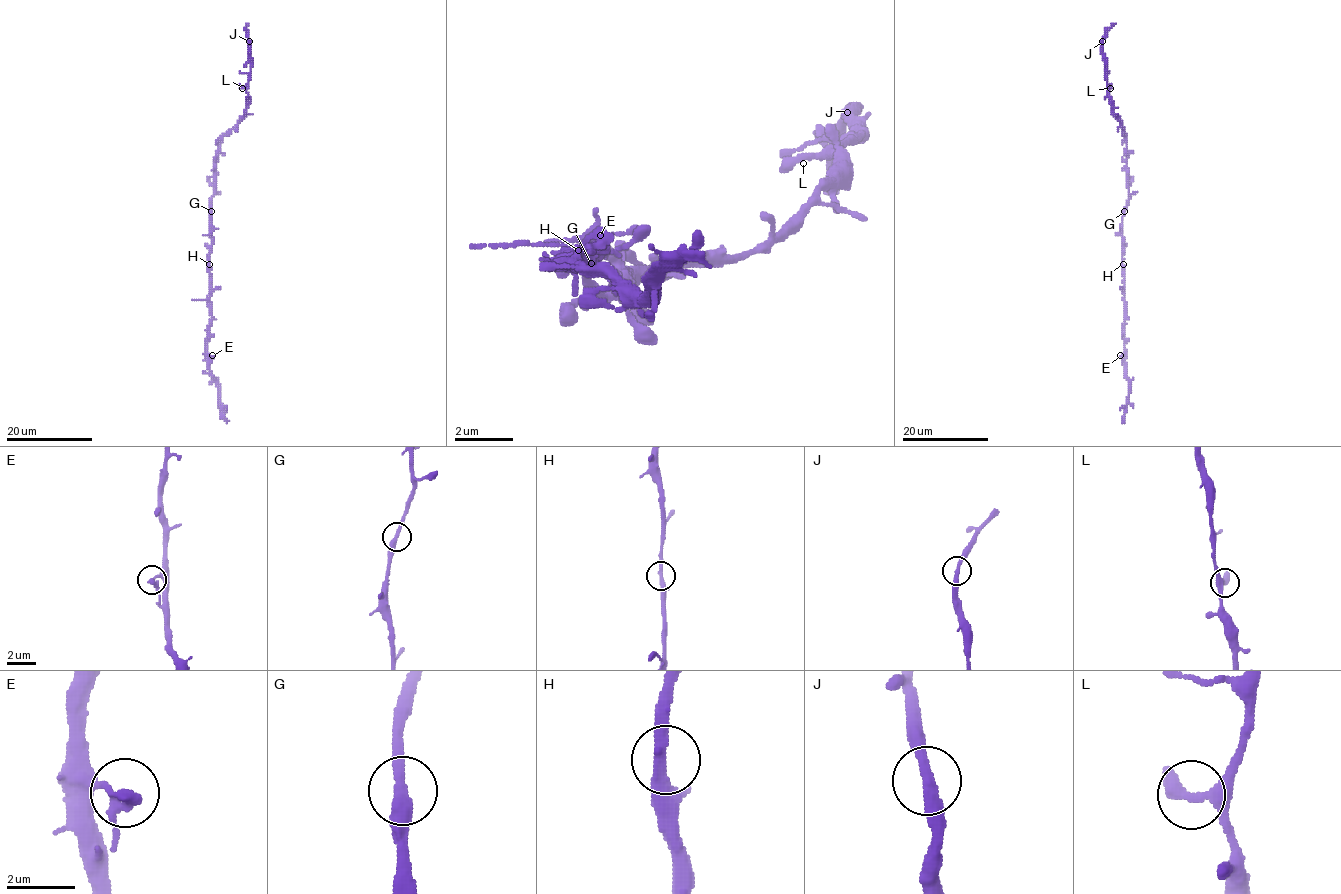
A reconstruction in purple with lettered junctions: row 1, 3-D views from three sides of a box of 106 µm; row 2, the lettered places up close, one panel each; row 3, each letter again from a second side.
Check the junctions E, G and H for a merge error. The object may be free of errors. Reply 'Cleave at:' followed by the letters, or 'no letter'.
Cleave at: no letter

